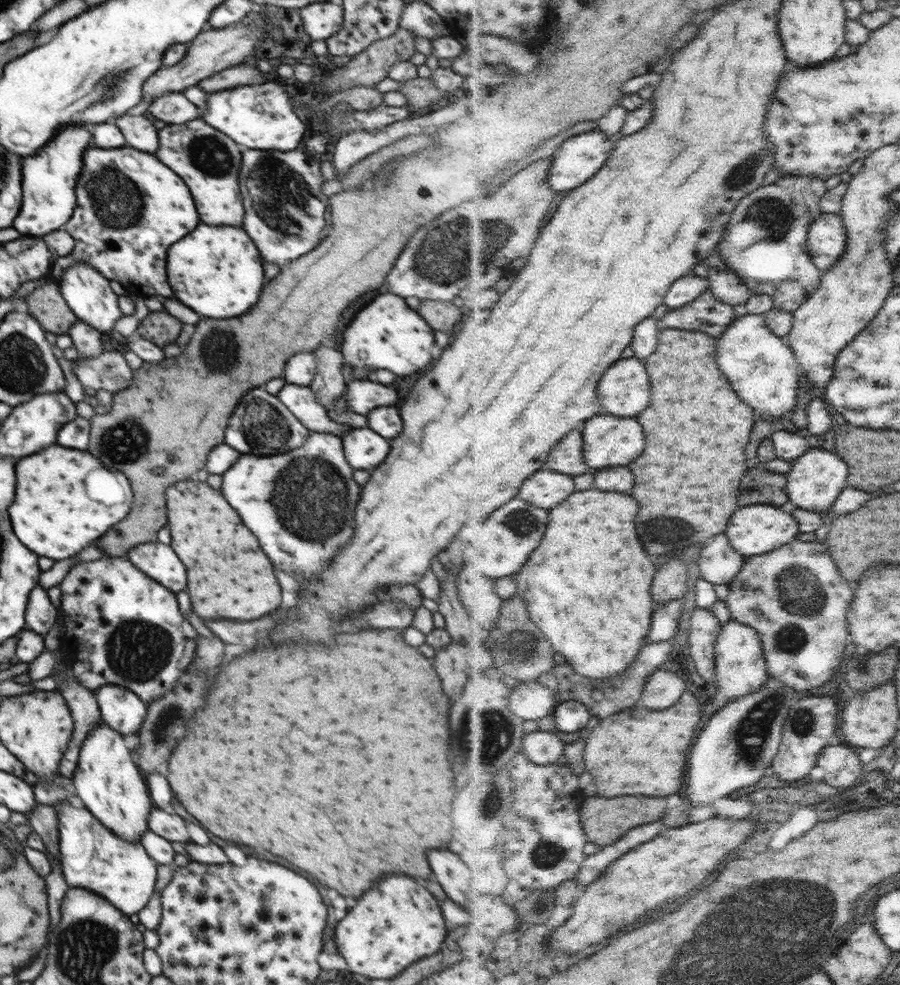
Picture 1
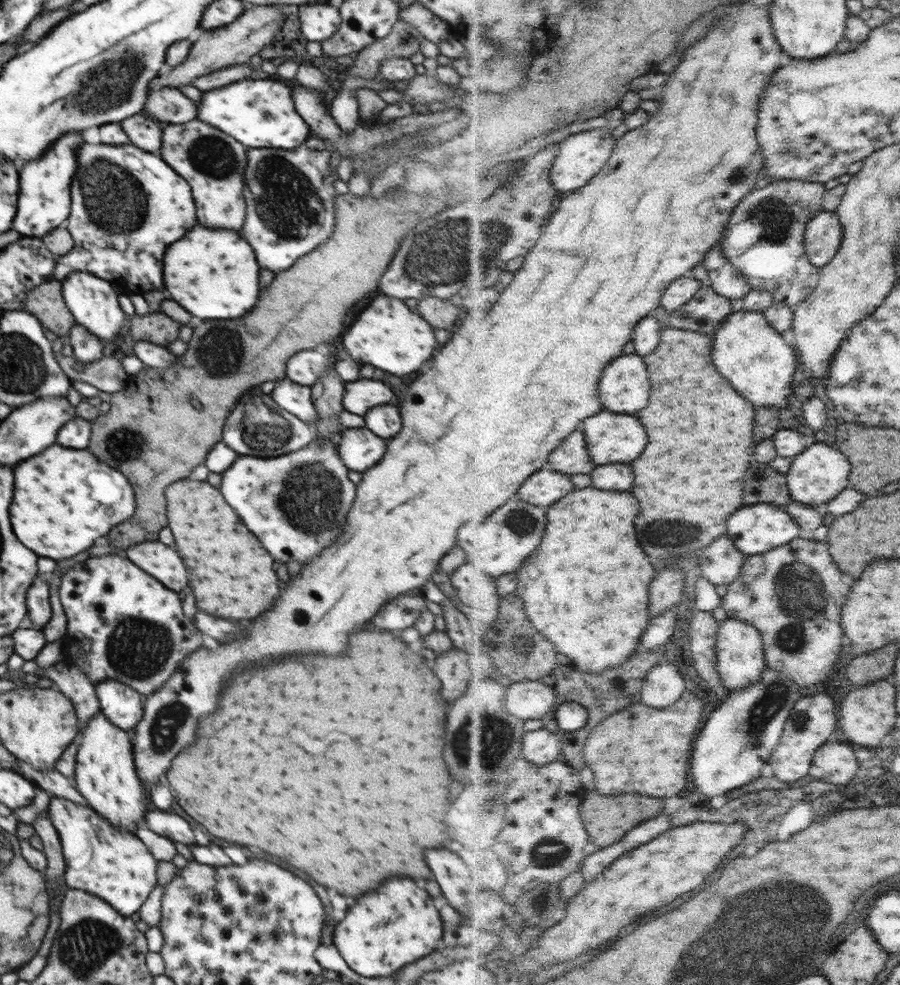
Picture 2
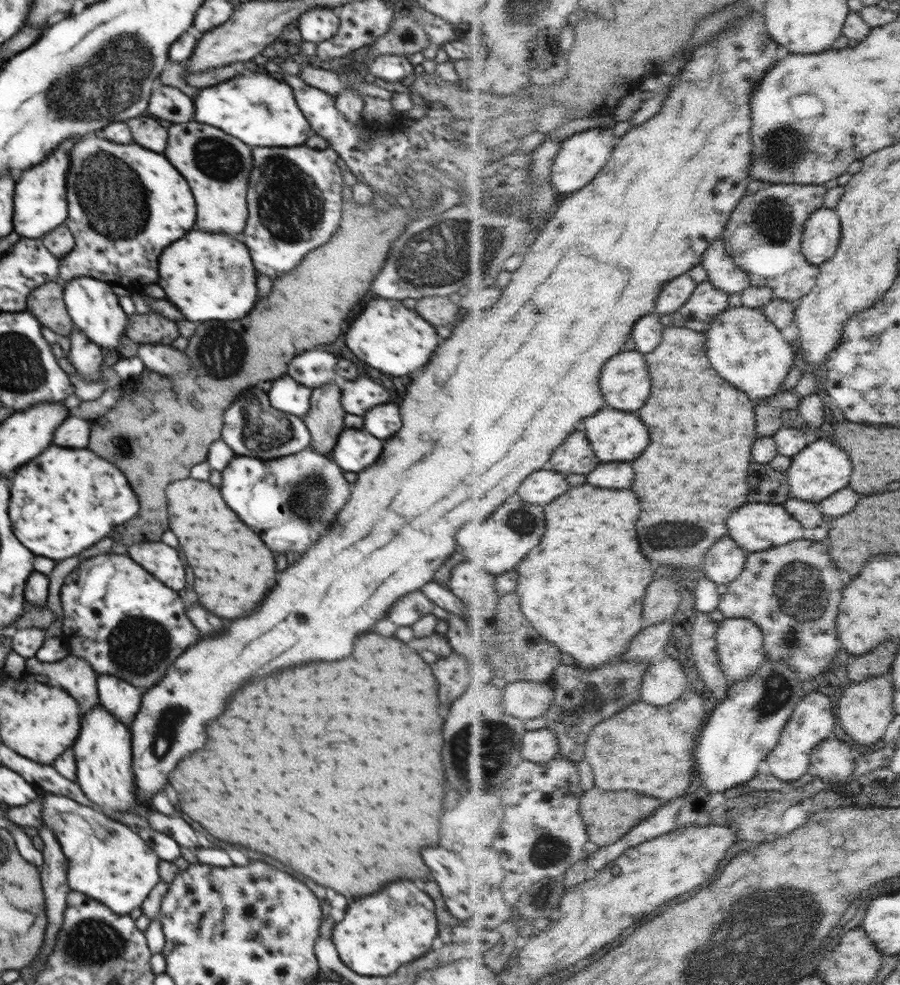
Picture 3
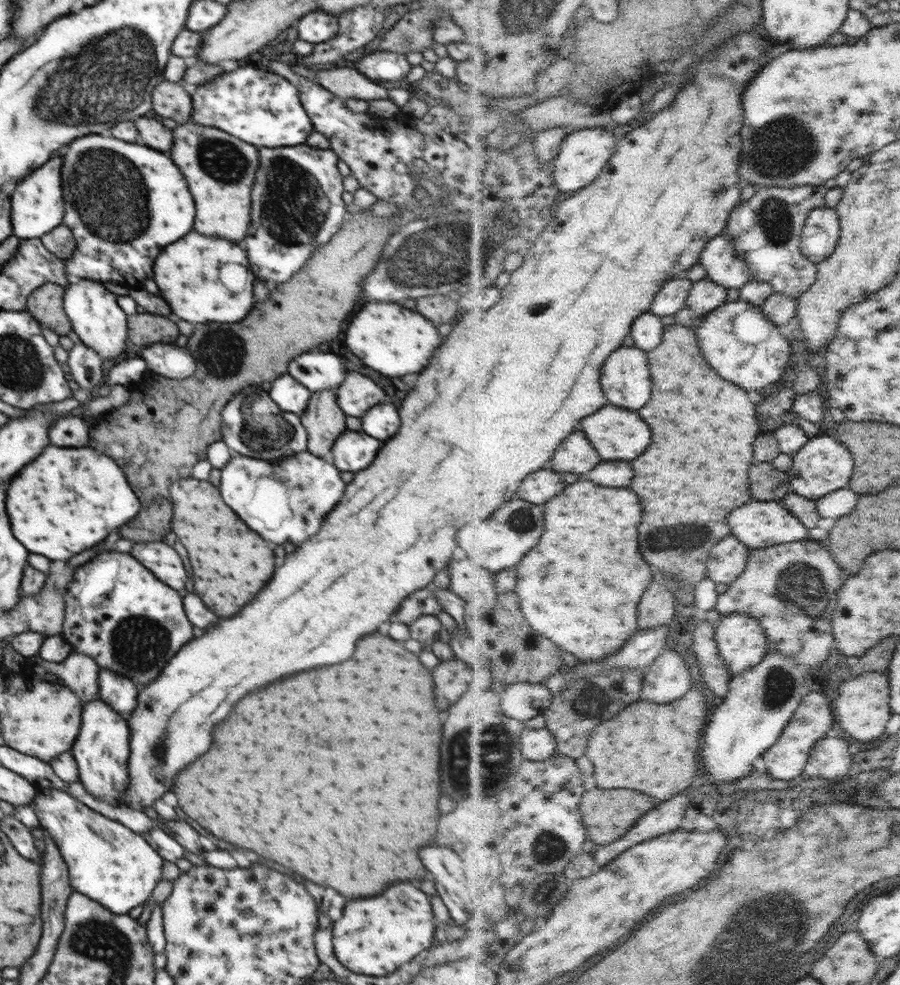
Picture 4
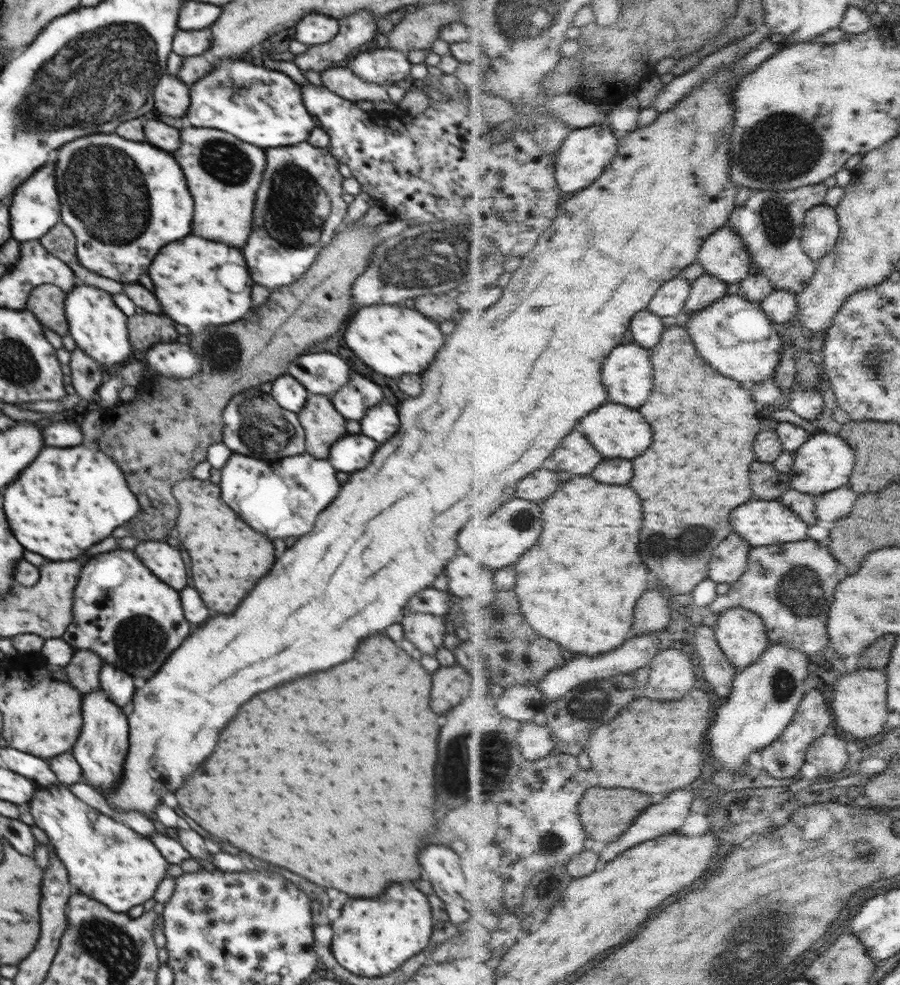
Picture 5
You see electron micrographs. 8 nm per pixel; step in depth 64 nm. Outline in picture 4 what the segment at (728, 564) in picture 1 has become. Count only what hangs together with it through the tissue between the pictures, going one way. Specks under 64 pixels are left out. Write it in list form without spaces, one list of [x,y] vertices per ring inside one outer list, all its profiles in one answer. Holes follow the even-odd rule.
[[[735,534],[728,535],[709,558],[709,574],[717,583],[731,585],[749,567],[751,550]]]

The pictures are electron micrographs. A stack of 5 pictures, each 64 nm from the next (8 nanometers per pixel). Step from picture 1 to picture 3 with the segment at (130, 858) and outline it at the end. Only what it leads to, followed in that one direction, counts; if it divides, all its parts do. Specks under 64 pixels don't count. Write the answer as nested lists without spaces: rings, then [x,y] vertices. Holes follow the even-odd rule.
[[[44,792],[43,800],[42,822],[54,832],[66,857],[67,883],[71,890],[100,901],[119,915],[129,915],[134,908],[141,907],[150,891],[161,881],[161,858],[150,845],[136,830],[68,796]]]

